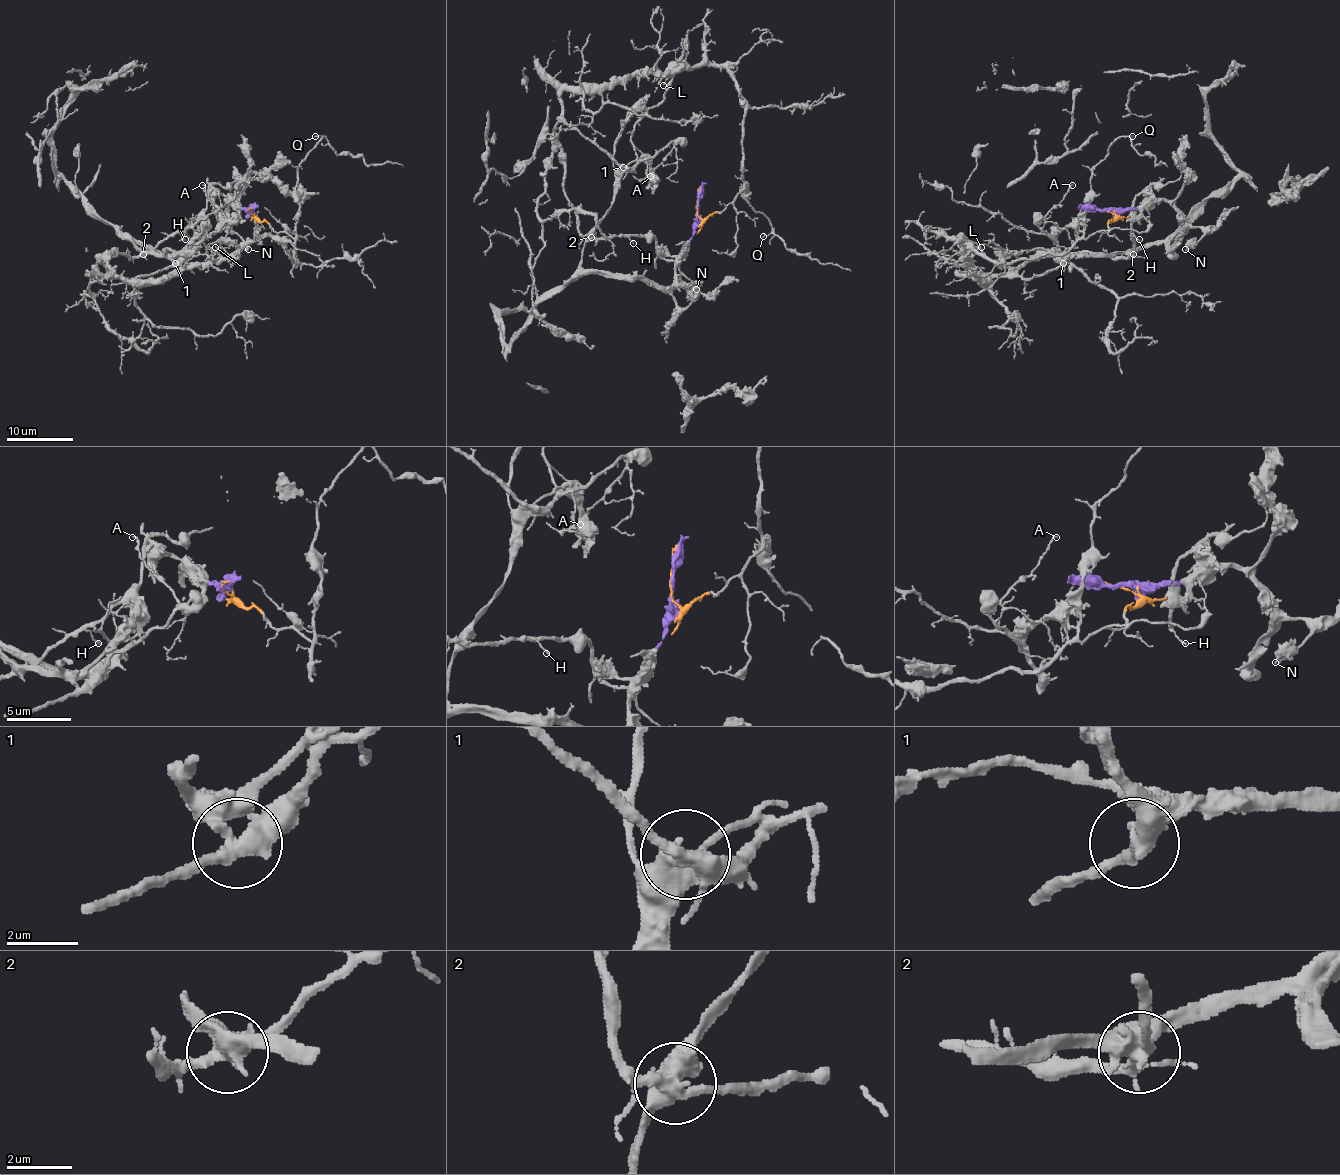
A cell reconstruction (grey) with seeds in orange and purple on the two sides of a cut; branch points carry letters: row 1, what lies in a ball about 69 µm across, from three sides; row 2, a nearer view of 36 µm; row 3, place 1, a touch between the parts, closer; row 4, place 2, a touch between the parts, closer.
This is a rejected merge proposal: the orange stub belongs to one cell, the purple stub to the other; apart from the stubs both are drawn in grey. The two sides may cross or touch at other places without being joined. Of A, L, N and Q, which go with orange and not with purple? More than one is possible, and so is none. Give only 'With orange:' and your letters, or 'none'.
With orange: A, L, Q

